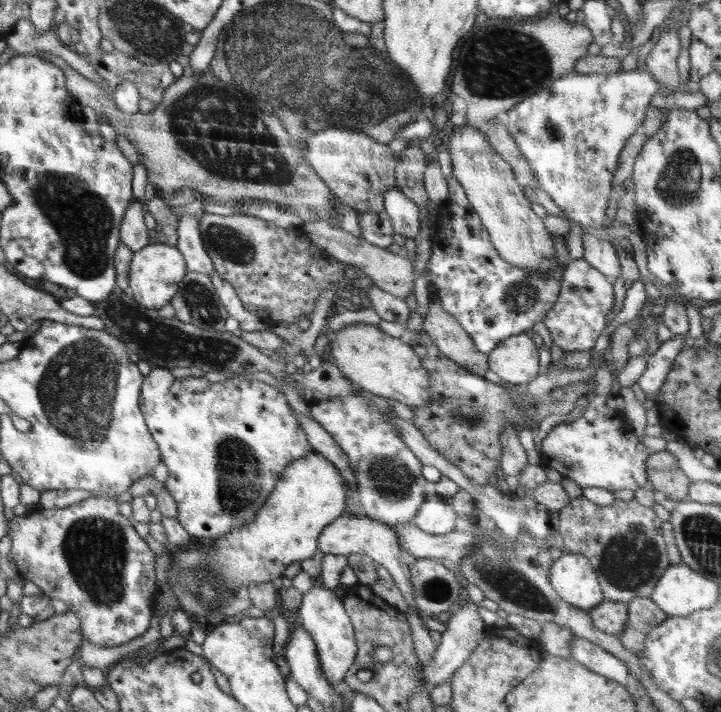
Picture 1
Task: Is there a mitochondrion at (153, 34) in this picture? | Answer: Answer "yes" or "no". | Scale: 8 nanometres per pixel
yes

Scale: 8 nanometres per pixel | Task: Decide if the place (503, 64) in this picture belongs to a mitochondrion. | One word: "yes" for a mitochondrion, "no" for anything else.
yes

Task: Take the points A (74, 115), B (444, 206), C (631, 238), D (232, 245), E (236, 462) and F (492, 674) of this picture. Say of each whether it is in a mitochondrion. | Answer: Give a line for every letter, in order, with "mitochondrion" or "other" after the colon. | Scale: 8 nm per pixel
A: other
B: other
C: other
D: mitochondrion
E: mitochondrion
F: other

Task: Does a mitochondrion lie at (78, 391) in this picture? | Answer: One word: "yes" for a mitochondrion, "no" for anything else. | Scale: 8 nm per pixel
yes

